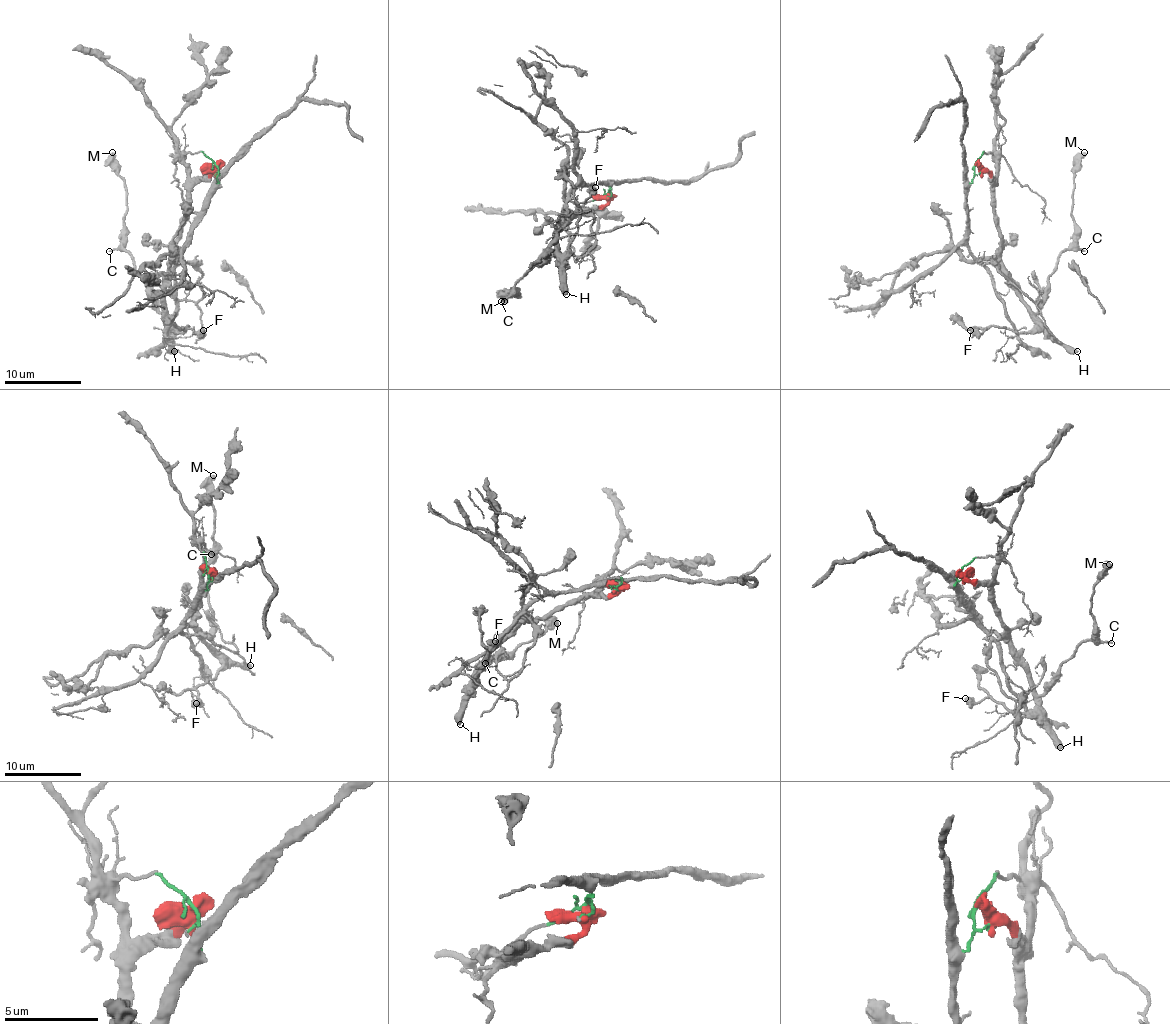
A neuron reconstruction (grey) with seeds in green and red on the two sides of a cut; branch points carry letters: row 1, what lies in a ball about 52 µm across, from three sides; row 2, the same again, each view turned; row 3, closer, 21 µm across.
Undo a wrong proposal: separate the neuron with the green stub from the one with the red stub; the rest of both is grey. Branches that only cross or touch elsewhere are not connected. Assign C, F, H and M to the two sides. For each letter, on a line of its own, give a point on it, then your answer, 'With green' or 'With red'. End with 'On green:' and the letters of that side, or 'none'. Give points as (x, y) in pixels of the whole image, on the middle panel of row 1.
C: Place: (501, 301). With red
F: Place: (595, 187). With red
H: Place: (566, 294). With red
M: Place: (504, 301). With red
On green: none

